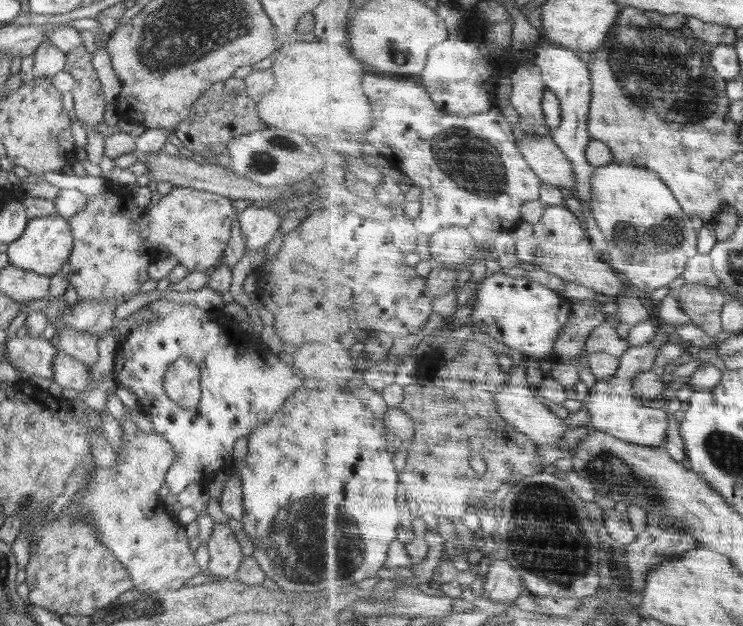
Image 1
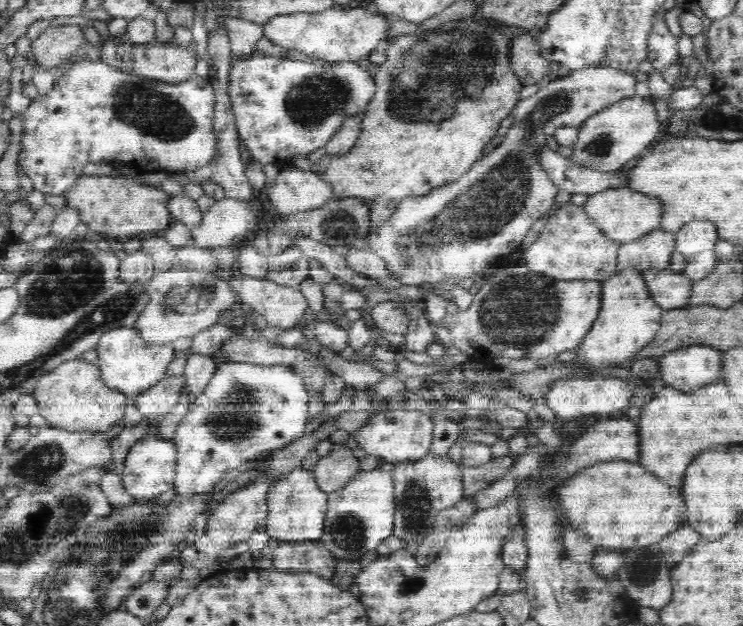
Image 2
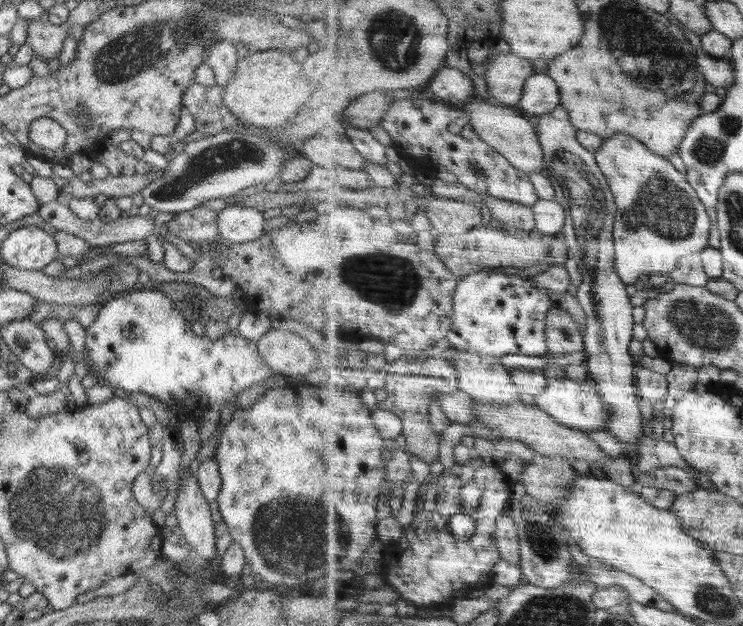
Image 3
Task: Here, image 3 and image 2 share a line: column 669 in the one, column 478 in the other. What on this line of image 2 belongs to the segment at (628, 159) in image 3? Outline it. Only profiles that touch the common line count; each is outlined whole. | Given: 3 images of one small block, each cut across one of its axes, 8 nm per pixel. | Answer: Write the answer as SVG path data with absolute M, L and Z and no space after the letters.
M586 67L550 81L532 96L521 98L515 104L510 126L497 146L481 156L466 172L438 183L438 186L433 186L420 196L404 196L398 202L398 208L394 208L385 221L372 224L369 231L363 233L364 249L382 261L390 280L396 280L402 286L467 285L473 276L488 270L488 260L496 260L500 256L510 257L520 249L530 226L534 226L536 220L554 208L560 185L556 184L552 173L543 164L542 152L548 150L548 142L554 138L556 131L566 126L580 127L604 107L633 95L635 84L635 75L627 72Z

